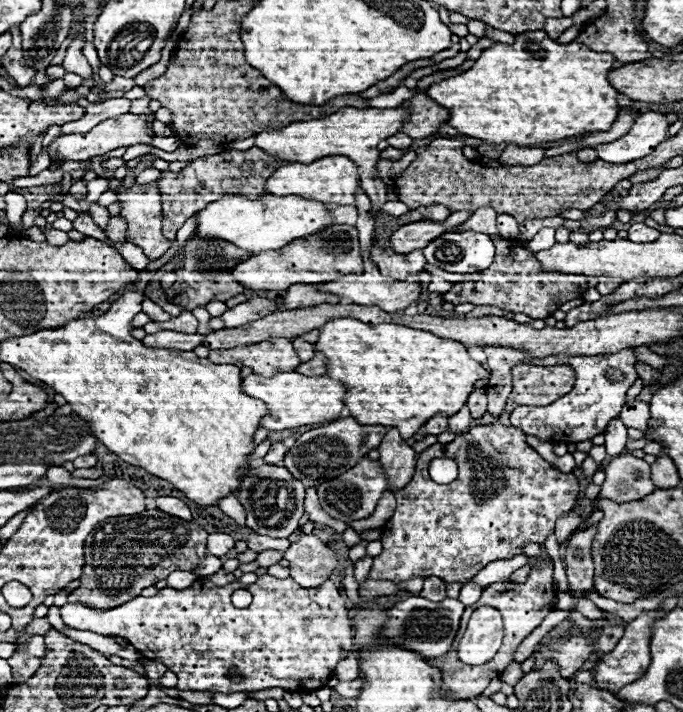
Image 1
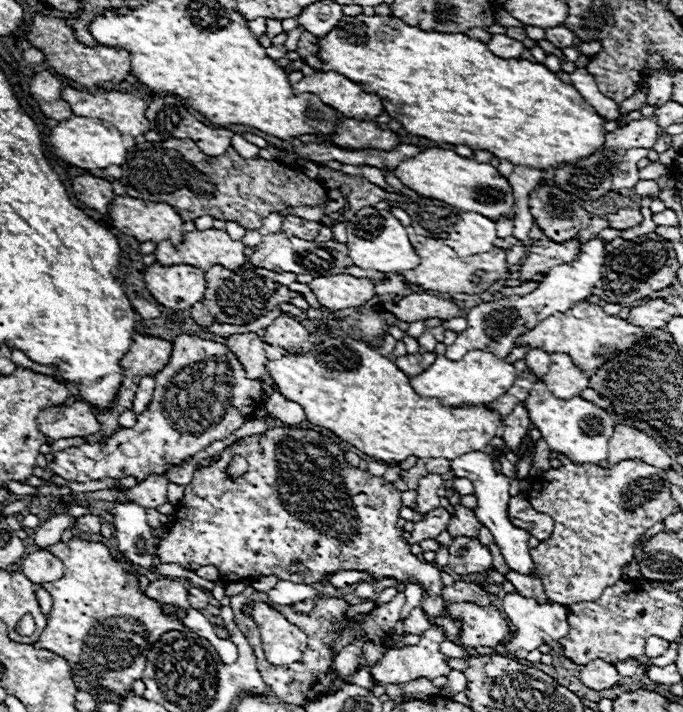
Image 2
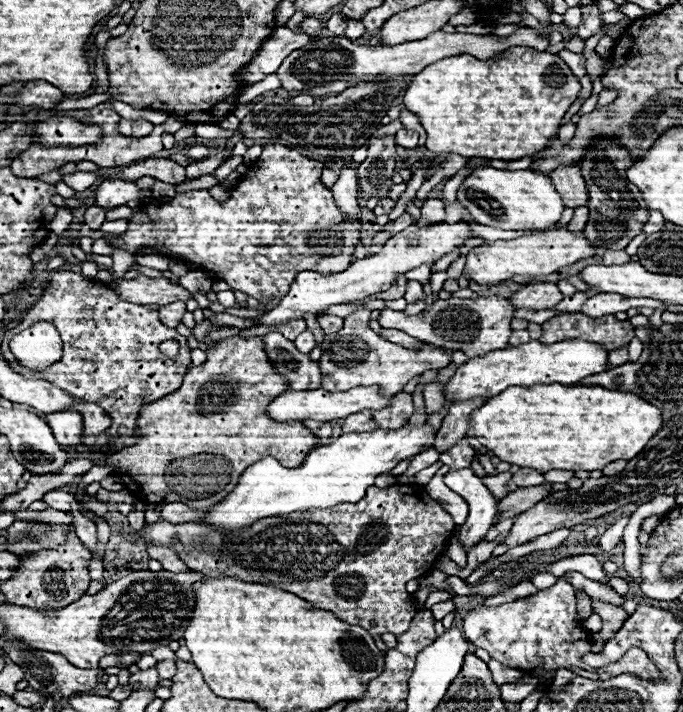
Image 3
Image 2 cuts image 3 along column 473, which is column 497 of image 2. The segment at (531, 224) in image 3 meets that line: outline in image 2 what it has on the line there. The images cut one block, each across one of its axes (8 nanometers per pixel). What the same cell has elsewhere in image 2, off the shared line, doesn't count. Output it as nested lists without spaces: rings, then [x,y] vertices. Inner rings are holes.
[[[426,148],[420,154],[400,162],[400,166],[394,168],[392,172],[406,188],[426,198],[434,198],[450,206],[456,206],[460,210],[478,212],[492,220],[496,220],[504,212],[514,214],[514,196],[508,180],[502,178],[494,166],[462,158],[454,150]]]

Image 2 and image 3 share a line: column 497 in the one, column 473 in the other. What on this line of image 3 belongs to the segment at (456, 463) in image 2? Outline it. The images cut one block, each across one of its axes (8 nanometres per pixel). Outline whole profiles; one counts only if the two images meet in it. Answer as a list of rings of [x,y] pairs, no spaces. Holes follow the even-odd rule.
[[[472,468],[448,473],[443,481],[468,502],[468,508],[470,508],[468,520],[456,530],[456,536],[462,540],[468,552],[470,546],[484,540],[484,534],[492,526],[492,520],[496,516],[496,498],[482,484],[480,476],[476,476]]]

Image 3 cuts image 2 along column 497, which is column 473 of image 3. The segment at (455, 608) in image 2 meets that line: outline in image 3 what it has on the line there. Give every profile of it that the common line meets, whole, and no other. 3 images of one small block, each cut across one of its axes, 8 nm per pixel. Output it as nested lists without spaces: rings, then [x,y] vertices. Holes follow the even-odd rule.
[[[564,574],[554,586],[538,590],[532,596],[518,598],[494,608],[476,606],[464,616],[462,630],[466,640],[476,648],[488,650],[492,660],[538,678],[544,674],[556,674],[558,668],[582,668],[580,656],[592,650],[592,634],[576,616],[578,610],[574,586],[570,584],[568,574]]]

